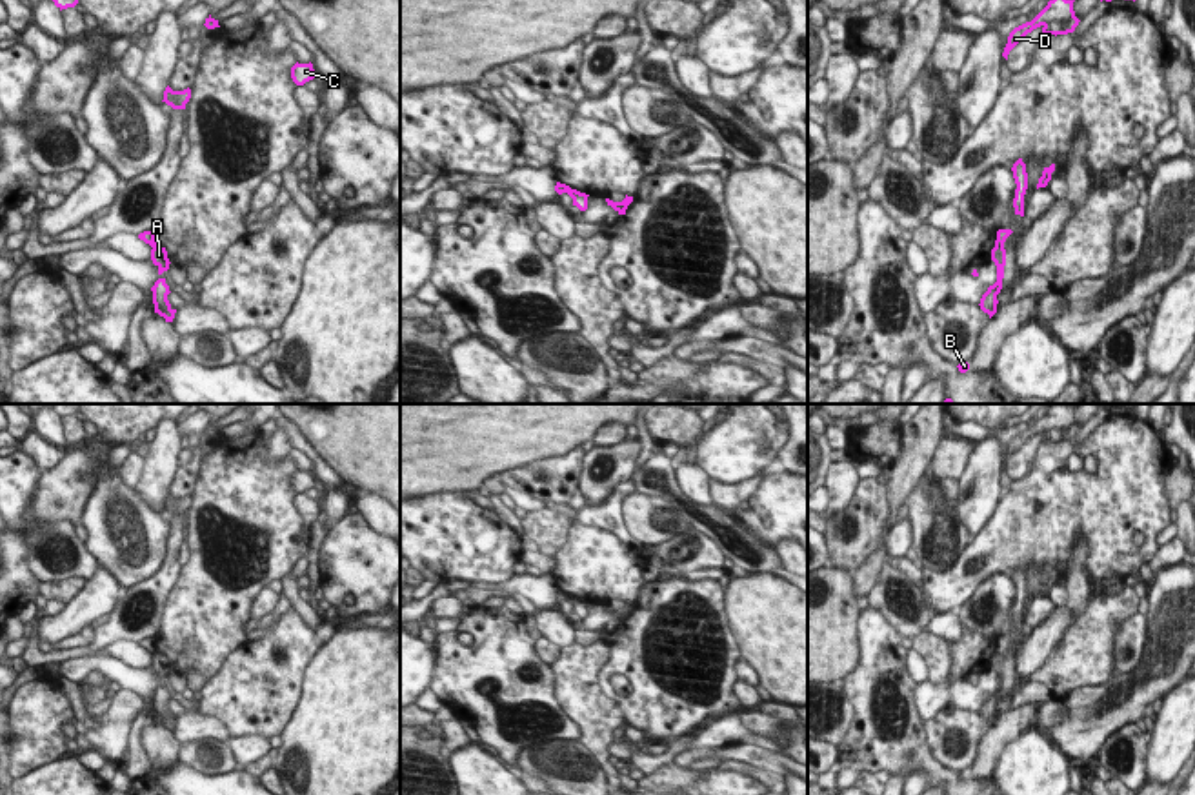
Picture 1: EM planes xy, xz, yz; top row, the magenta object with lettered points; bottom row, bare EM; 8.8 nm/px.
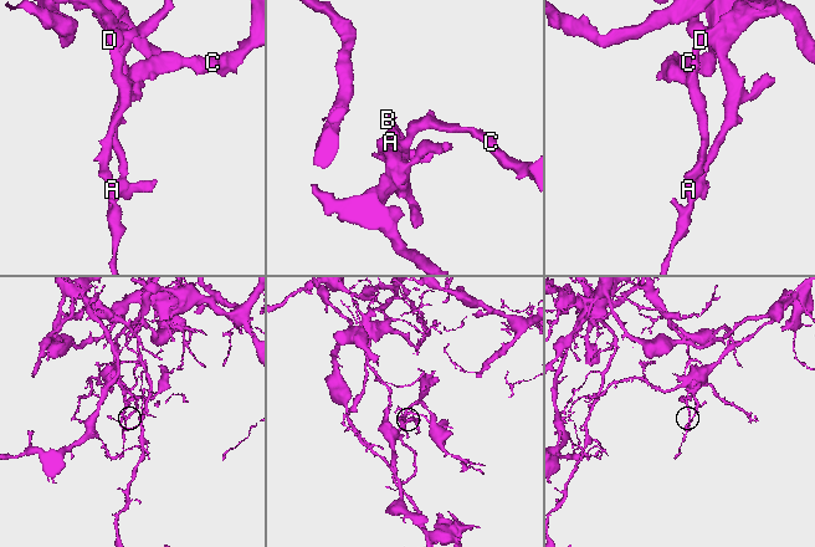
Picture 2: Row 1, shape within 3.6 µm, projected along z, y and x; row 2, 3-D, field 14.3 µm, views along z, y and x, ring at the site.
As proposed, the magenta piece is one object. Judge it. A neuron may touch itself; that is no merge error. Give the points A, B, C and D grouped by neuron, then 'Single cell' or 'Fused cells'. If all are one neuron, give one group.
Groups: A B / C D. Fused cells

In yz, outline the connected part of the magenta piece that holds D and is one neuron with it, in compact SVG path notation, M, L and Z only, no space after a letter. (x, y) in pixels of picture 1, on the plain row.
M1055 404L1053 408L1048 409L1048 413L1031 428L1026 429L1019 435L1015 435L1009 444L1008 451L1004 455L1002 464L1008 468L1009 458L1033 437L1059 429L1060 433L1068 433L1069 428L1075 424L1073 418L1073 409L1075 408L1066 408L1064 404Z

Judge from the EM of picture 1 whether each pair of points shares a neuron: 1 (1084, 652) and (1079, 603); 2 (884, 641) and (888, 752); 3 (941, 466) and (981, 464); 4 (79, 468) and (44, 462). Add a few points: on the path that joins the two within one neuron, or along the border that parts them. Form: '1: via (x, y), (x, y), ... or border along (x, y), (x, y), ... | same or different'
1: border along (1090, 601), (1074, 624) | different
2: via (881, 668), (870, 690), (868, 708), (872, 724) | same
3: border along (974, 448), (968, 466), (959, 479) | different
4: border along (64, 452), (42, 473) | different

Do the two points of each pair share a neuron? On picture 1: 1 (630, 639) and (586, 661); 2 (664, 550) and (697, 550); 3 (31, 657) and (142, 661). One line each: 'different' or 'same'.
1: different
2: same
3: different

